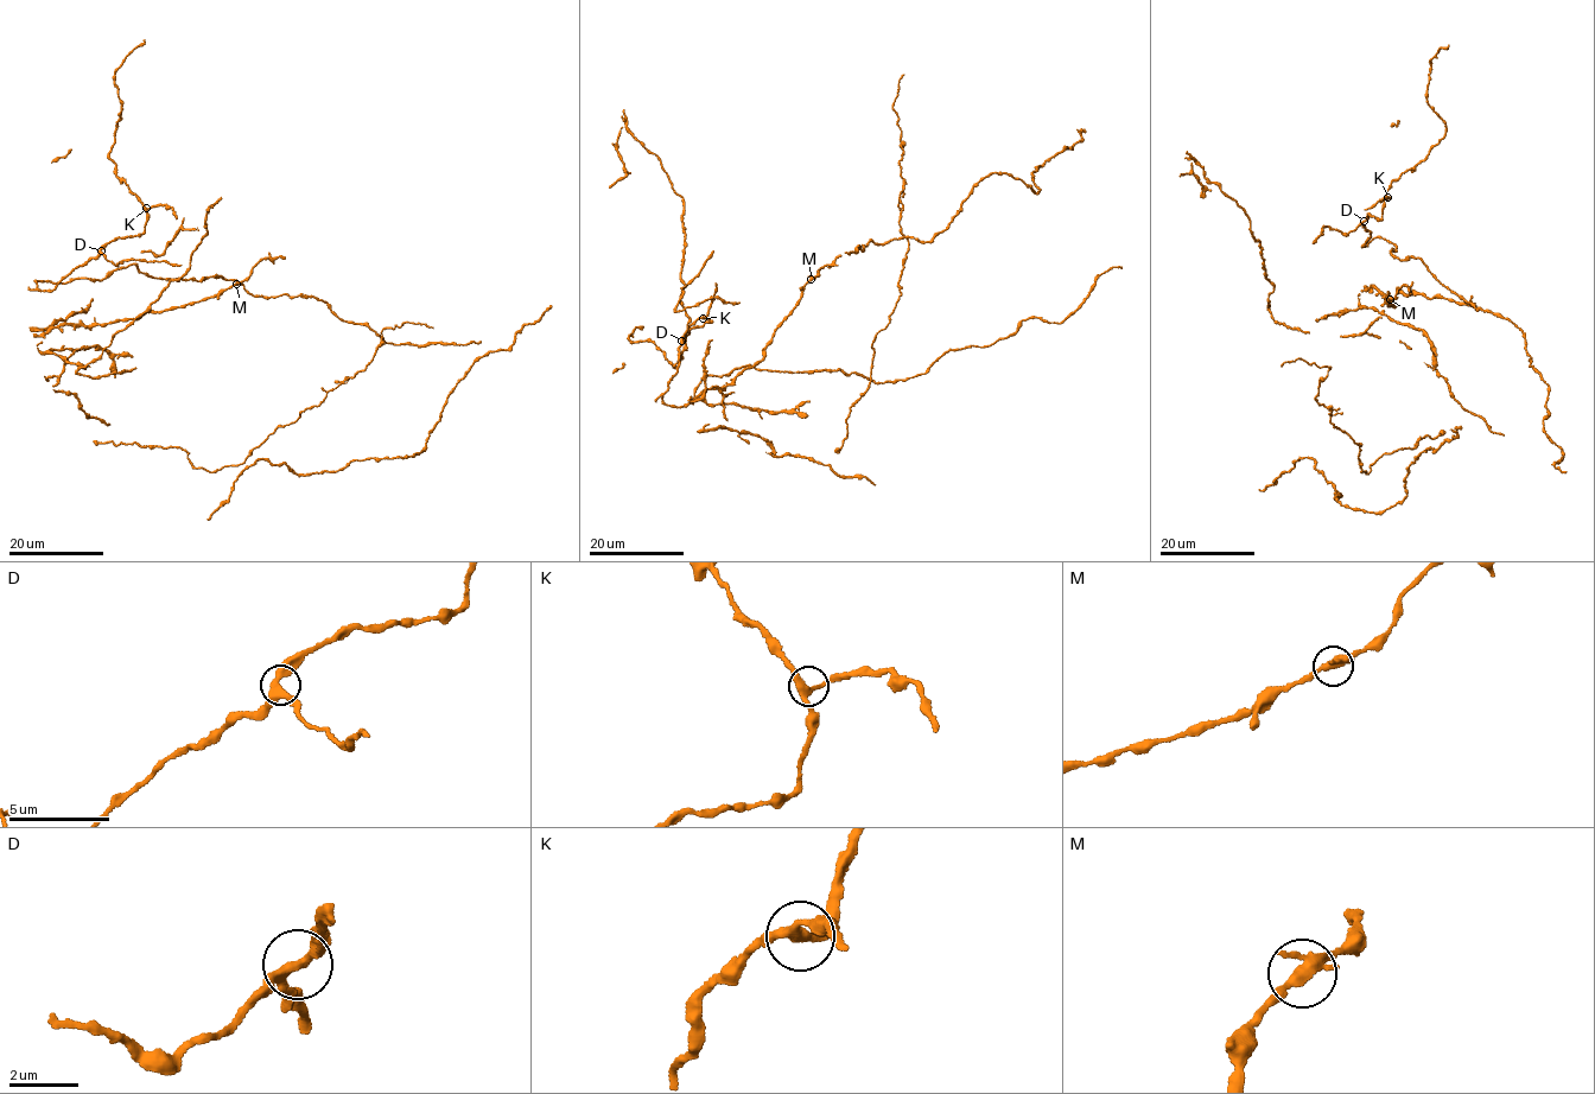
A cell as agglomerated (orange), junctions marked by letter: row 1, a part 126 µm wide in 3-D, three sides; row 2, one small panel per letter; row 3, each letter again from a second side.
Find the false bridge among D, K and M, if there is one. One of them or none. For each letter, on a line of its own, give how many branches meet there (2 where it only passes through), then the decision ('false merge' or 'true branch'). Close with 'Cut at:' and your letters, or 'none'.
D: branches 3; true branch
K: branches 3; true branch
M: branches 3; true branch
Cut at: none

